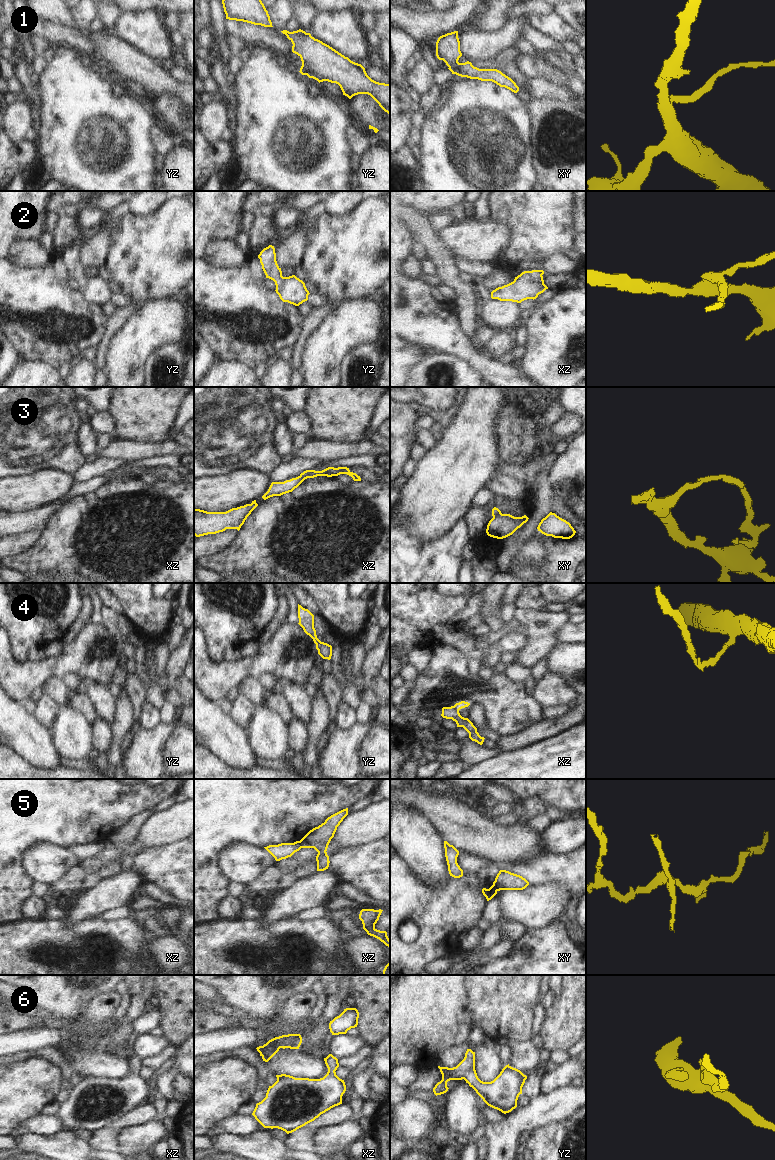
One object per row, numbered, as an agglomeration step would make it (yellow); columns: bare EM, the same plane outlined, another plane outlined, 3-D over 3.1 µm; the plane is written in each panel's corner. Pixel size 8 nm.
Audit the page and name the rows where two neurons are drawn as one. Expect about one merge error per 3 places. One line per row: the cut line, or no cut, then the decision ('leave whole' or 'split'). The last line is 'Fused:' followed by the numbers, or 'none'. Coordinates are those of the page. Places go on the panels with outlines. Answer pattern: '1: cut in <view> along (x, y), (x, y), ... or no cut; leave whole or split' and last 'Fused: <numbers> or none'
1: cut in xy along (459, 63), (453, 73); split
2: no cut; leave whole
3: cut in xz along (298, 476), (304, 479); split
4: cut in yz along (321, 642), (317, 649); split
5: cut in xz along (298, 841), (301, 847); split
6: no cut; leave whole
Fused: 1, 3, 4, 5

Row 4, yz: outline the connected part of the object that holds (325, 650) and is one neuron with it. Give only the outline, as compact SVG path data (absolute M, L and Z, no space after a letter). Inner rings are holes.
M321 642L320 647L318 649L318 654L323 658L323 659L331 659L332 656L332 646Z

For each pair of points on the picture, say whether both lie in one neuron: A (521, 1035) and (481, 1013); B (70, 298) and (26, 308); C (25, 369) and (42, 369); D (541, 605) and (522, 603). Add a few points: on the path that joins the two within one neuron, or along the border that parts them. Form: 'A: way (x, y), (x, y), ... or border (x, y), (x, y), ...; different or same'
A: way (511, 1025), (499, 1013), (491, 1013); same
B: way (59, 306), (37, 308); same
C: way (29, 369), (38, 369); same
D: way (536, 603), (527, 603); same

